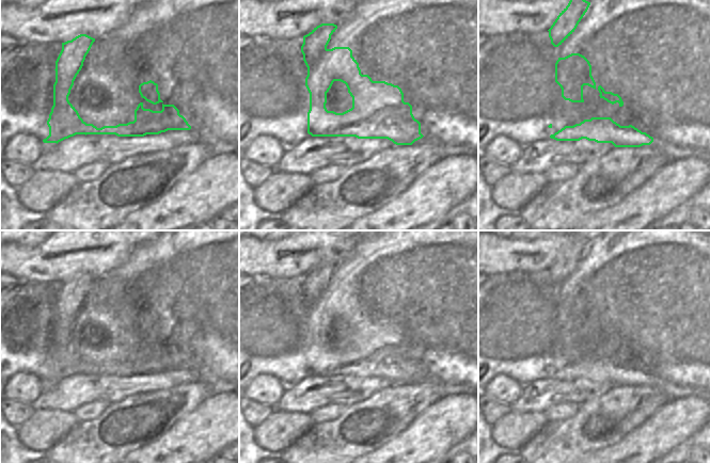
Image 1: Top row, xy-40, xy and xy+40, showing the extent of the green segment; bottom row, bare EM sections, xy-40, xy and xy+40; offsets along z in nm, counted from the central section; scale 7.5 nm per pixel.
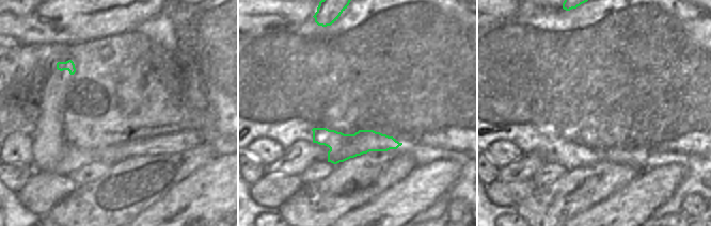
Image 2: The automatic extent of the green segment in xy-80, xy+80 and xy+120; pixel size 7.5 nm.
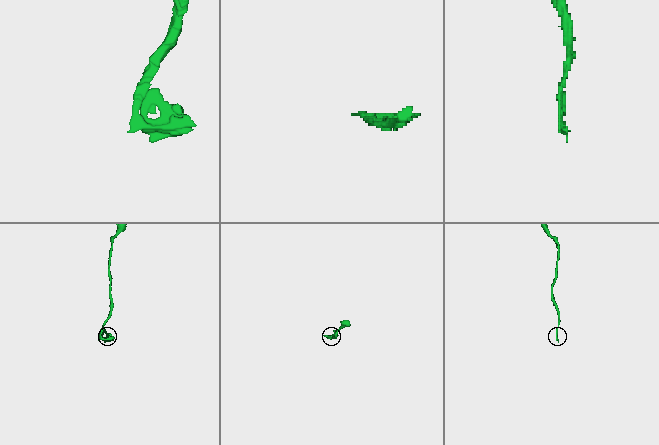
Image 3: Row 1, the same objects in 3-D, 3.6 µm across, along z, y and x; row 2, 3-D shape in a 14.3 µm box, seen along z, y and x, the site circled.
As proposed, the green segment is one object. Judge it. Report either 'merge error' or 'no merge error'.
merge error

